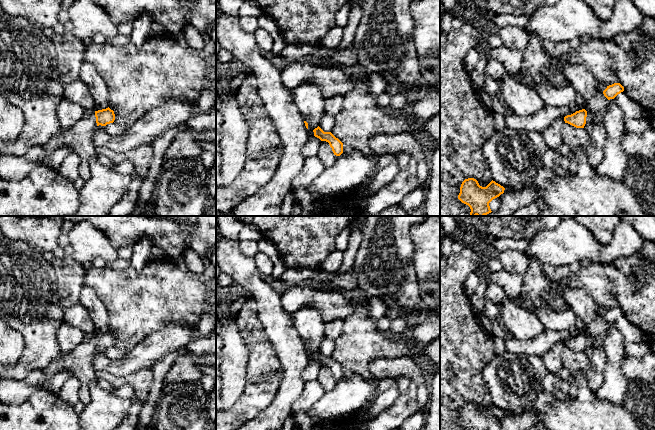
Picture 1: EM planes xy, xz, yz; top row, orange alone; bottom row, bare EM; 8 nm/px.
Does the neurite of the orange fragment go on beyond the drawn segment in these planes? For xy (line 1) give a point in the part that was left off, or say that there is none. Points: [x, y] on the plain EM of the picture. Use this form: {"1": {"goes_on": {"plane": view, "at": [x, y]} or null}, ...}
{"1": {"goes_on": null}}

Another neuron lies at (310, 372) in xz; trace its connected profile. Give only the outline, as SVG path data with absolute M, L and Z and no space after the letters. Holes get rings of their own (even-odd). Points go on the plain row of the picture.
M309 360L308 365L301 372L304 383L310 380L317 380L321 364L315 360Z

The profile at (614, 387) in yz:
M614 323L609 324L609 332L603 347L606 354L604 378L595 395L598 398L610 401L614 405L621 406L629 384L621 366L626 356L627 343Z

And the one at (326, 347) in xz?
M324 337L319 345L319 351L324 356L331 356L333 350L334 350L334 340Z

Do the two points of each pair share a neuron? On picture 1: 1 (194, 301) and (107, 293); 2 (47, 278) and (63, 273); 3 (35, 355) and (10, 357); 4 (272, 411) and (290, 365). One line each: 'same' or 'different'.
1: same
2: different
3: different
4: same

